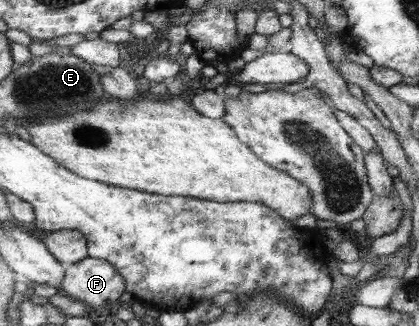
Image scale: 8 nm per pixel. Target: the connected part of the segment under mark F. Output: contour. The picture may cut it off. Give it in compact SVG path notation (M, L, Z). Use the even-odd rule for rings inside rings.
M89 256L67 265L63 294L79 300L89 307L105 307L120 301L127 291L126 279L108 261Z

